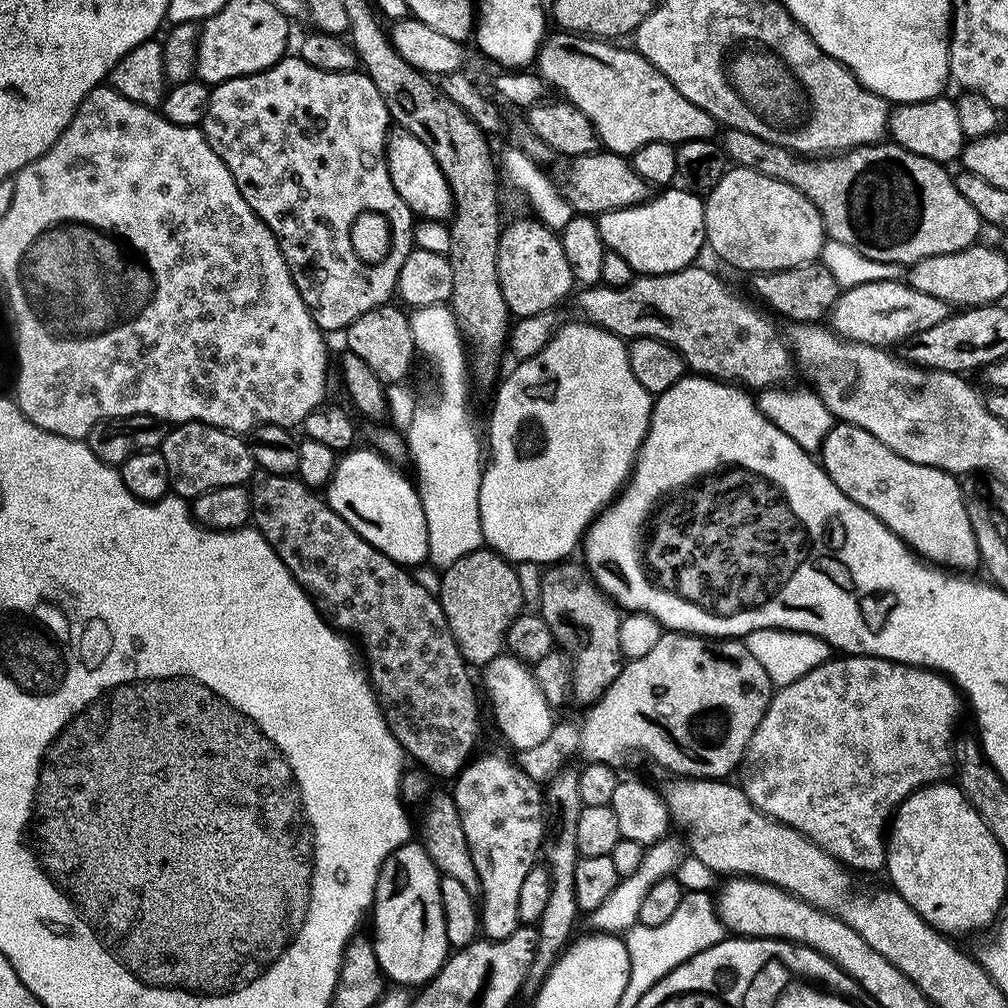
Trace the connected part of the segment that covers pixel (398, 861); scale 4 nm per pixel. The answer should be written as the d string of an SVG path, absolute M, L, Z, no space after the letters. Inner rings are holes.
M401 846L388 856L380 868L378 882L375 886L372 915L374 914L374 934L372 933L372 949L380 963L380 970L393 985L423 986L434 979L438 970L442 970L445 960L450 955L446 938L446 922L442 914L440 874L422 846Z

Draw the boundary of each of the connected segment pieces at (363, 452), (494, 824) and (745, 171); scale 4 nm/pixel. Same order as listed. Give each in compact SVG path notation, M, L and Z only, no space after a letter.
M353 447L339 457L335 465L335 472L326 485L326 503L343 518L356 533L366 542L370 542L379 552L386 554L401 566L424 564L428 559L427 520L424 517L420 492L417 485L412 484L399 472L393 461L380 455L379 451L371 447Z
M477 755L460 772L460 775L455 777L454 784L456 784L456 788L453 787L451 793L452 799L455 800L458 806L462 830L466 830L466 842L470 846L470 858L474 858L474 866L478 866L478 878L482 882L482 890L478 897L480 927L485 937L493 940L501 940L509 936L514 929L521 927L521 922L518 918L518 893L522 887L522 881L526 879L526 874L530 874L530 870L537 867L538 857L541 855L542 845L546 839L546 796L542 791L541 785L537 784L534 778L530 778L530 774L522 771L515 759L507 760L504 756L479 756Z
M739 166L729 167L728 172L722 178L722 182L718 182L718 186L714 186L714 190L707 193L704 200L704 238L707 247L712 247L712 252L720 260L725 260L732 268L741 268L747 274L755 274L757 272L777 272L778 270L786 270L787 268L796 268L799 264L810 264L817 259L816 256L823 250L826 245L826 233L824 223L818 214L818 210L812 205L805 196L798 190L794 190L794 186L790 186L786 182L782 182L778 178L770 178L766 174L762 174L753 168L741 168Z

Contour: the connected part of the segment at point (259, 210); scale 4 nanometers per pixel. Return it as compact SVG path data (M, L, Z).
M322 72L304 75L308 76L272 77L272 74L268 74L263 77L264 84L252 84L256 82L250 82L249 77L239 76L215 85L210 91L210 106L206 106L206 118L202 131L210 142L214 154L218 154L218 158L222 158L222 162L226 162L226 170L230 170L242 198L246 198L250 210L254 210L257 218L276 236L294 286L298 290L302 302L306 302L306 310L310 310L320 331L325 334L331 334L331 332L340 334L356 318L361 318L362 314L366 314L367 311L374 310L380 305L387 305L393 299L391 296L394 296L396 292L402 262L406 262L406 258L412 253L414 247L414 241L412 241L414 214L406 206L406 202L402 202L402 198L398 198L398 190L394 190L394 182L390 182L387 154L390 117L382 94L378 94L378 86L372 84L372 80L367 74Z

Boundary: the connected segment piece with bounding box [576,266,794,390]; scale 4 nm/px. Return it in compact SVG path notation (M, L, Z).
M696 267L657 276L640 274L621 288L585 288L576 300L579 315L628 342L642 336L660 340L675 348L685 365L702 376L739 382L752 390L787 381L792 368L794 372L794 356L785 337L780 337L759 307L751 308L714 273Z

